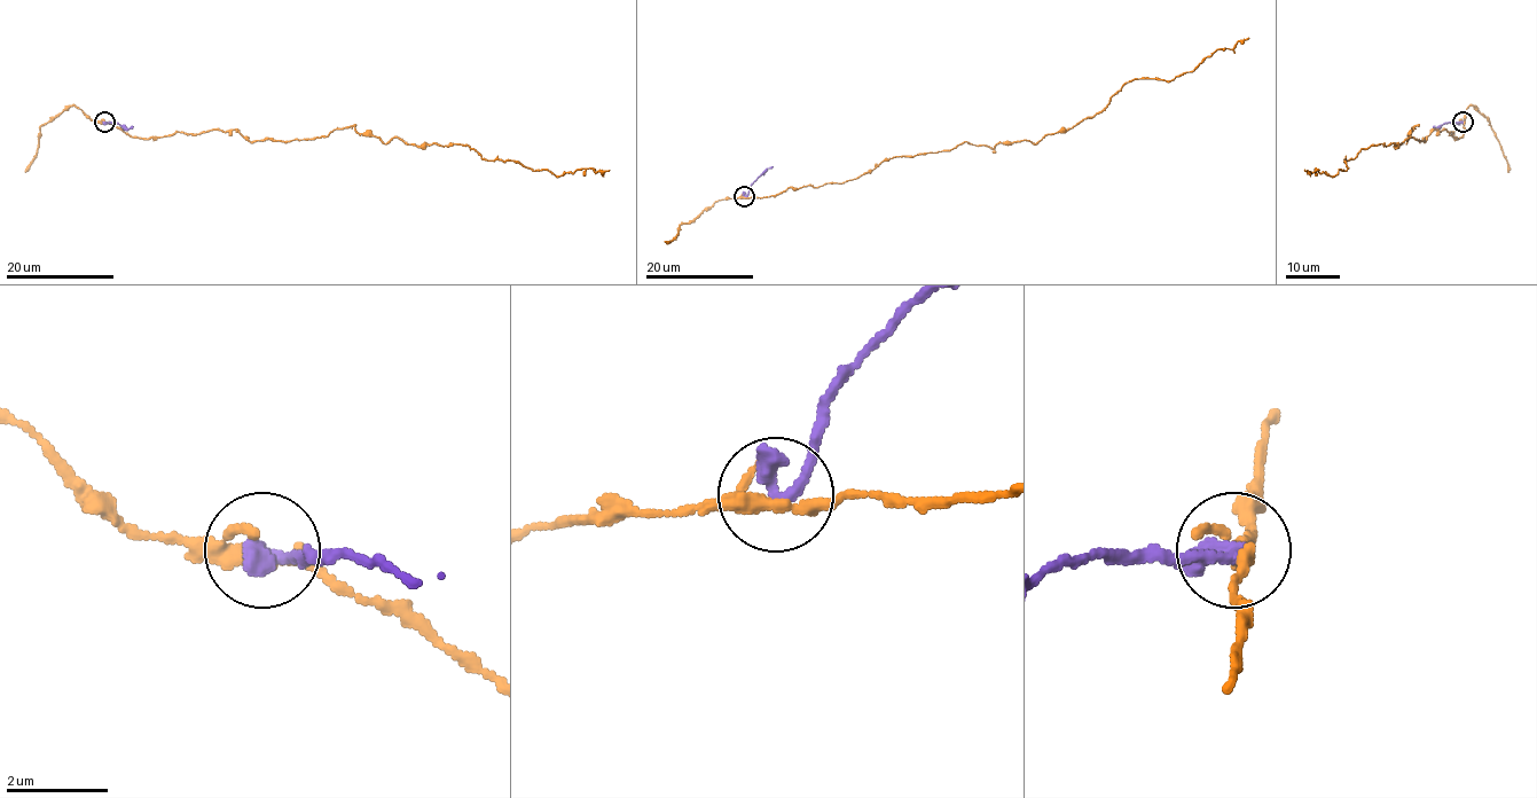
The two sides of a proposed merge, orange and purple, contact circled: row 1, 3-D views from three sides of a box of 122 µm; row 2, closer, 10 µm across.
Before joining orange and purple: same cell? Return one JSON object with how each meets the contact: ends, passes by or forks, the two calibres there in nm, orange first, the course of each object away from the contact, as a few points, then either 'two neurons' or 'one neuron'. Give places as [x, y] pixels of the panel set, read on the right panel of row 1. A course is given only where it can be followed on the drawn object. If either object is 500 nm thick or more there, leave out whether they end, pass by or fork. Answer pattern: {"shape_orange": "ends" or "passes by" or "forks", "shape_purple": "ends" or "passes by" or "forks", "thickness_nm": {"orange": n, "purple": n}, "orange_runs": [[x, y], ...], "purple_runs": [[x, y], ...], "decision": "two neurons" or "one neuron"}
{"shape_orange": "forks", "shape_purple": "ends", "thickness_nm": {"orange": 240, "purple": 420}, "orange_runs": [[1464, 122], [1458, 139], [1435, 130], [1420, 141], [1413, 126], [1334, 175], [1304, 170]], "purple_runs": [[1464, 122], [1433, 126]], "decision": "two neurons"}

